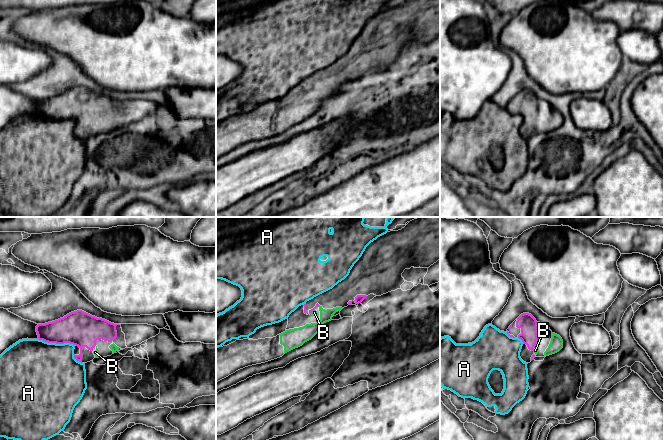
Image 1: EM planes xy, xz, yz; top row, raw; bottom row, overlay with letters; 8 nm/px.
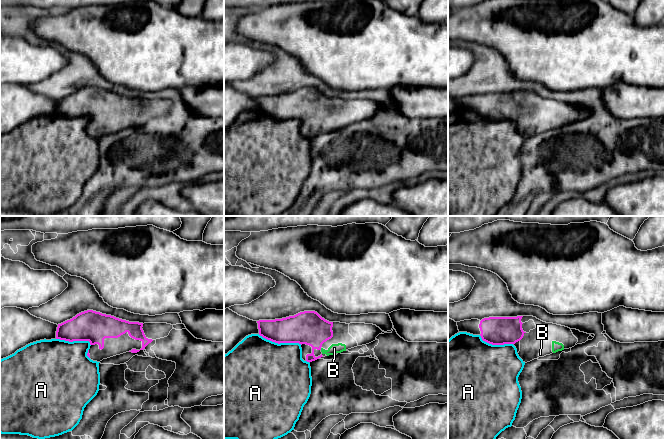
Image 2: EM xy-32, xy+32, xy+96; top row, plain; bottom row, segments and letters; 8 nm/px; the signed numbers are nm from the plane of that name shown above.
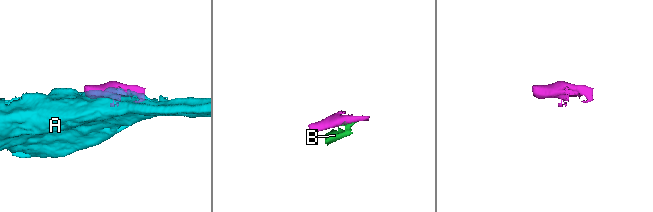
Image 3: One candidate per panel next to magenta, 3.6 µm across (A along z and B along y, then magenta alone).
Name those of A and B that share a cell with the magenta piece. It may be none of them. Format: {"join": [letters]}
{"join": ["B"]}

